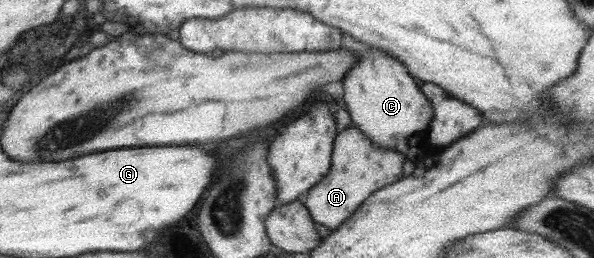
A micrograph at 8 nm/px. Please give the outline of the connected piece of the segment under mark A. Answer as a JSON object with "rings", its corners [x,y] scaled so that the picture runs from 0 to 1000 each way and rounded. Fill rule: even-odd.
{"rings":[[[593,477],[581,508],[574,508],[562,547],[554,671],[544,686],[544,702],[535,702],[534,717],[529,717],[505,767],[529,864],[557,895],[579,849],[584,849],[614,764],[621,764],[621,748],[628,748],[631,733],[641,733],[645,717],[672,702],[675,647],[682,624],[682,609],[675,593],[628,578],[621,562],[621,547],[598,500]],[[638,671],[645,671],[645,678],[638,678]]]}

